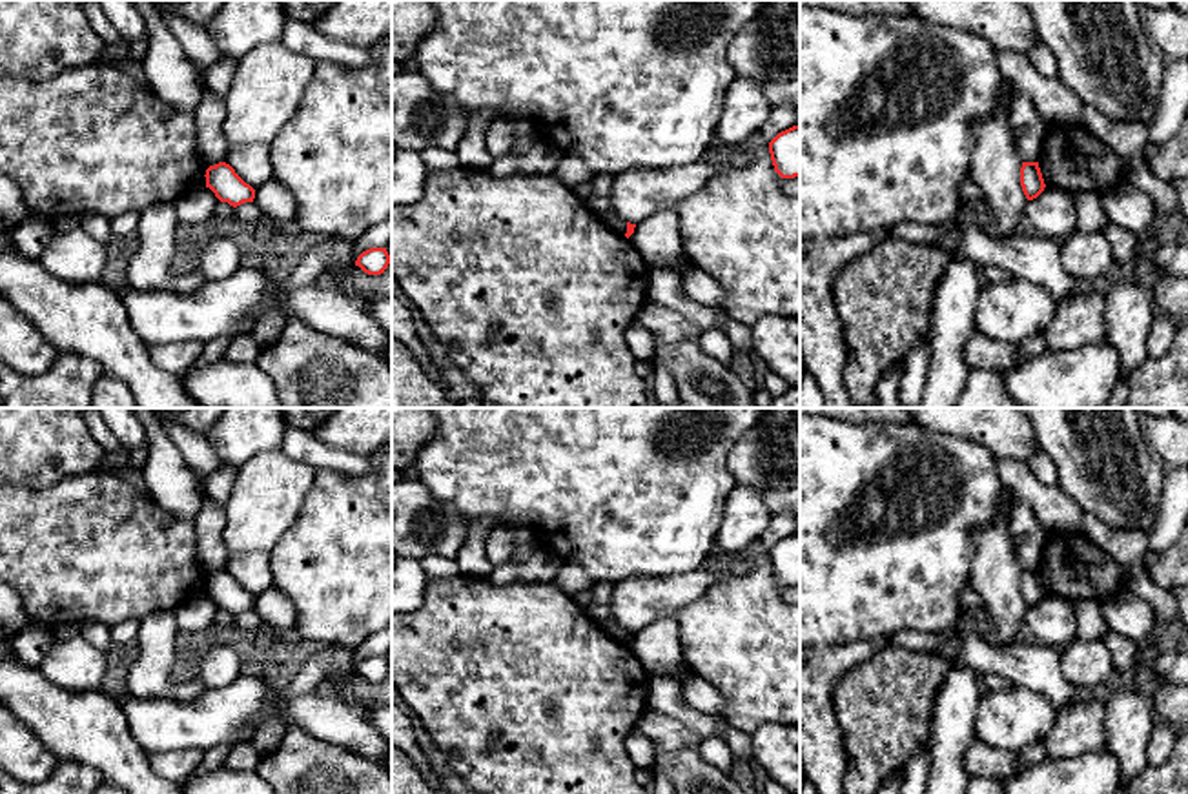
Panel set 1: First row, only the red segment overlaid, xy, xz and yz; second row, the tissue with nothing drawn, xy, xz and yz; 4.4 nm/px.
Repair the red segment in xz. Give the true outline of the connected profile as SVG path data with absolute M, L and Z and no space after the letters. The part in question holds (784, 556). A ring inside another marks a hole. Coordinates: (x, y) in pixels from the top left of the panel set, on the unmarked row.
M800 534L778 541L769 550L774 579L782 586L800 585Z

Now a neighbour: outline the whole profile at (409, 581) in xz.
M395 555L392 563L392 616L423 606L428 581L419 559Z

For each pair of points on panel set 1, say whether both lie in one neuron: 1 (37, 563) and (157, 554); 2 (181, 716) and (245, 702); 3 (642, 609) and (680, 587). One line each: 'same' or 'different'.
1: same
2: same
3: same

